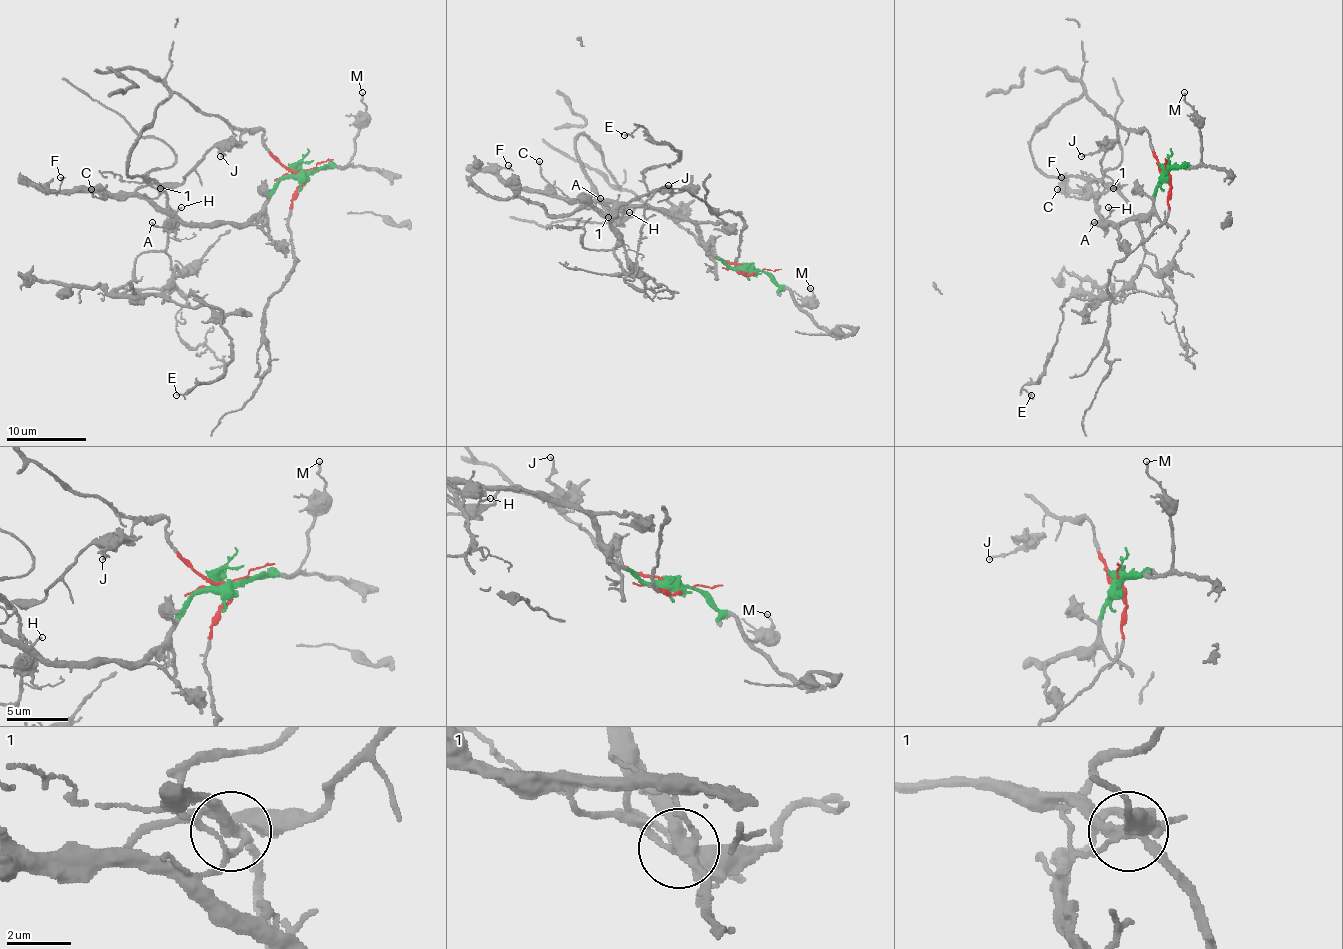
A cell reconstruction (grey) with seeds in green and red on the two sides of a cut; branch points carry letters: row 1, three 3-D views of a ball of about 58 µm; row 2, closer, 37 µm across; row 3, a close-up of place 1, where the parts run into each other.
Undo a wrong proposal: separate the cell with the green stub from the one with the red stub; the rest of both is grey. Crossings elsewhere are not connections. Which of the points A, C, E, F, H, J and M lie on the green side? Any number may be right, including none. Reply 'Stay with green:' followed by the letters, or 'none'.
Stay with green: A, C, F, H, J, M

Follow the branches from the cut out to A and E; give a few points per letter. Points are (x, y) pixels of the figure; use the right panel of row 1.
A: (1166, 174), (1156, 188), (1152, 208), (1147, 214), (1119, 224), (1103, 224), (1103, 228), (1095, 222)
E: (1166, 174), (1147, 130), (1083, 92), (1033, 136), (1047, 176), (1129, 204), (1170, 291), (1069, 297), (1031, 395)

